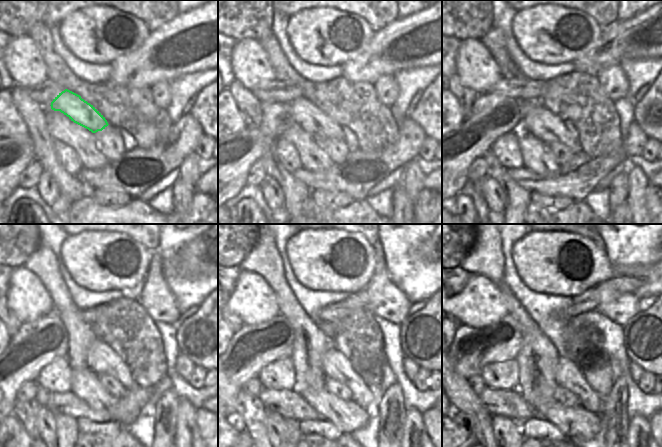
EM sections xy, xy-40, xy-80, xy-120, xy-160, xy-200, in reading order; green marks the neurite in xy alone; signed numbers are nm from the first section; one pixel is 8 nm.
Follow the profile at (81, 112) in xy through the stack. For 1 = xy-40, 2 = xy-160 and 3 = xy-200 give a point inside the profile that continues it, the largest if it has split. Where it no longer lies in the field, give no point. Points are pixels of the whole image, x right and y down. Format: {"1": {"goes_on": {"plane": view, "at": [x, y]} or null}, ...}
{"1": {"goes_on": {"plane": "xy-40", "at": [310, 118]}}, "2": {"goes_on": {"plane": "xy-160", "at": [335, 365]}}, "3": {"goes_on": {"plane": "xy-200", "at": [568, 374]}}}

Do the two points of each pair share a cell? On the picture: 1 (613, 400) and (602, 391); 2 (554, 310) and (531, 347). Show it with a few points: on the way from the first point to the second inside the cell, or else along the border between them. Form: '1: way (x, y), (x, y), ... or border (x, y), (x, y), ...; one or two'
1: border (614, 382), (604, 399); two
2: border (527, 311), (532, 320), (556, 348); two

